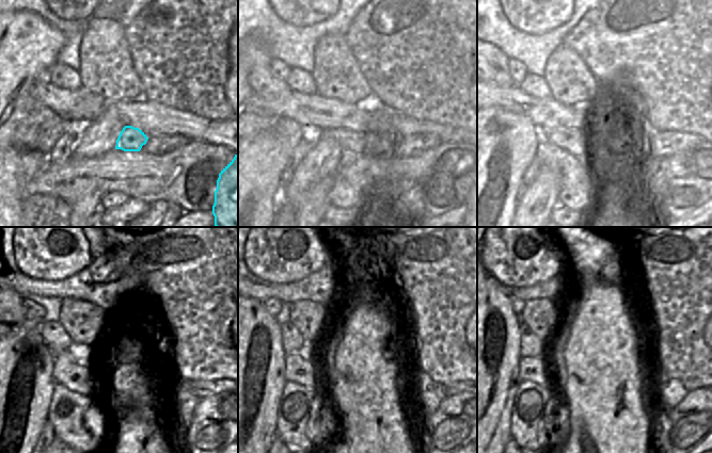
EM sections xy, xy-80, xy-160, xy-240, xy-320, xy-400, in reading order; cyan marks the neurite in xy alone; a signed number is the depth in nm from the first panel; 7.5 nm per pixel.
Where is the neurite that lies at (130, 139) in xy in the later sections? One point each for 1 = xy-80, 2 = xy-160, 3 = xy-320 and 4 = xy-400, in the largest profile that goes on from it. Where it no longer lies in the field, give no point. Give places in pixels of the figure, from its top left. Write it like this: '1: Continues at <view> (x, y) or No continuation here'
1: Continues at xy-80 (349, 140)
2: Continues at xy-160 (579, 143)
3: Continues at xy-320 (298, 368)
4: Continues at xy-400 (538, 370).

